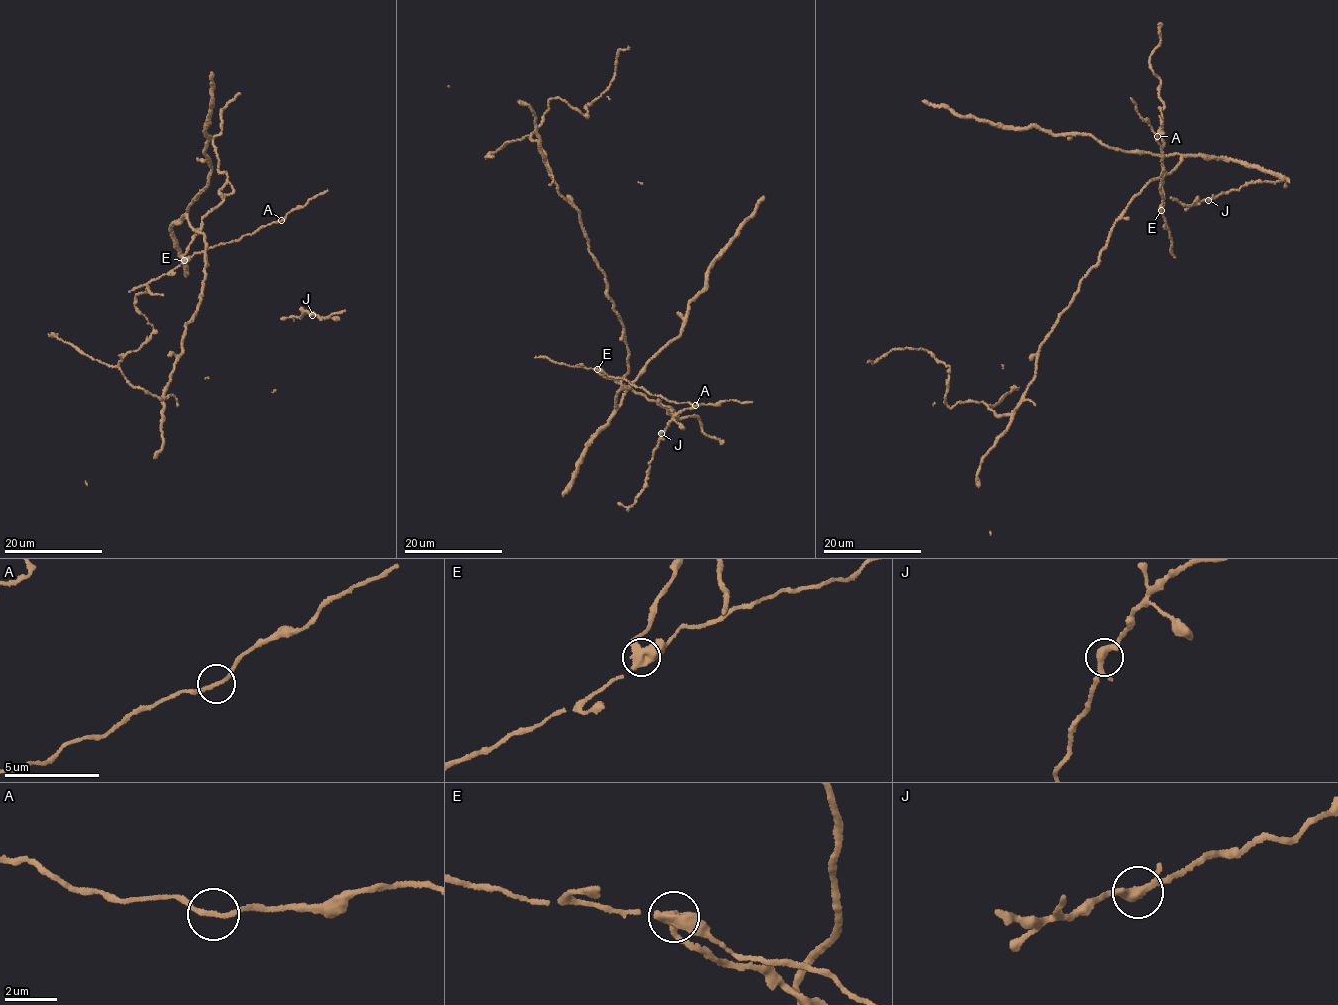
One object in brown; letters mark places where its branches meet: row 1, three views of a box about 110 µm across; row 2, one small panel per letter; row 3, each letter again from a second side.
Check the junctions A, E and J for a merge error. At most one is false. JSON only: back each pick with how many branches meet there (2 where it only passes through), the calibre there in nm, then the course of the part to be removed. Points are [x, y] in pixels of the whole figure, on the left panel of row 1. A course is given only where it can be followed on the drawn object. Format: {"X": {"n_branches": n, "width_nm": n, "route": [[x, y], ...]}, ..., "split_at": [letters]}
{"E": {"n_branches": 3, "width_nm": 440, "route": [[184, 261], [197, 231], [202, 295], [162, 399], [118, 367], [153, 332], [136, 296], [147, 286], [163, 295]]}, "split_at": ["E"]}

